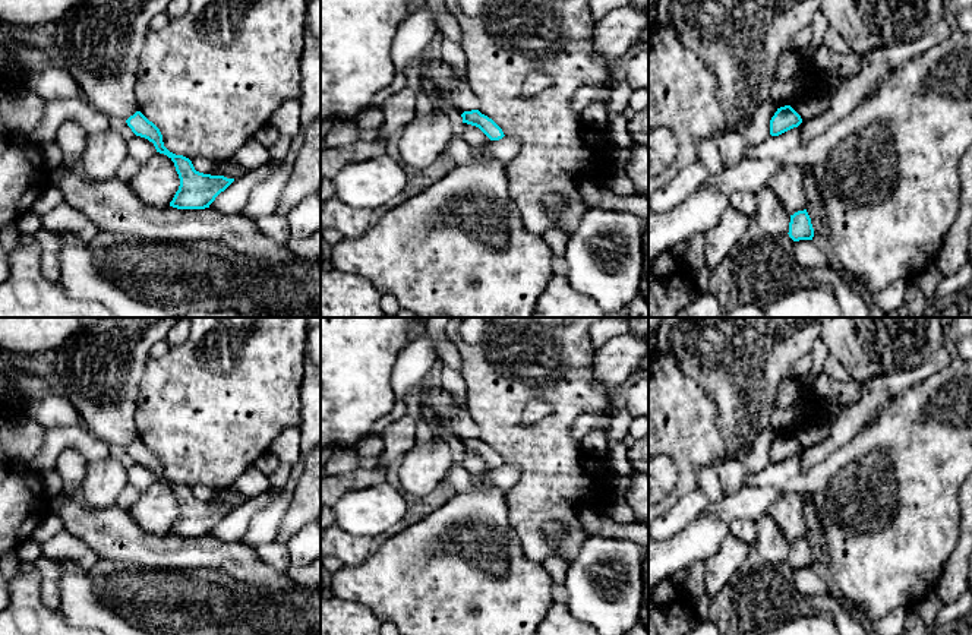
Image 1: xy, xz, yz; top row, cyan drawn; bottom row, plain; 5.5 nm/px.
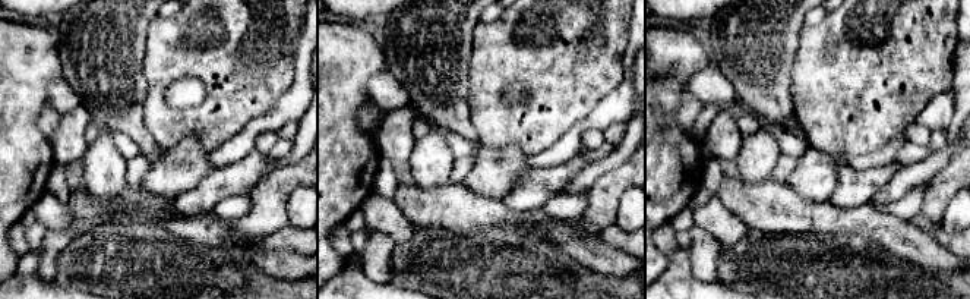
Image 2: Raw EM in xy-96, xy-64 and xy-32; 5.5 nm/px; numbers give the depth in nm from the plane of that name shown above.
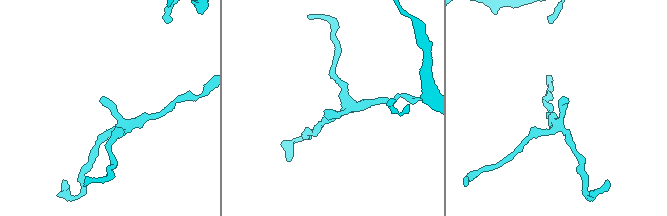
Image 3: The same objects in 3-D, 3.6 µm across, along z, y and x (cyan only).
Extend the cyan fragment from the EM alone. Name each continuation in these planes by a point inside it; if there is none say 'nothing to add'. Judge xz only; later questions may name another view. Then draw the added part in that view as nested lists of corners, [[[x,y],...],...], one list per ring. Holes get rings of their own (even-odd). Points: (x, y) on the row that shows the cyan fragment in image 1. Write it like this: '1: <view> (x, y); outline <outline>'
nothing to add

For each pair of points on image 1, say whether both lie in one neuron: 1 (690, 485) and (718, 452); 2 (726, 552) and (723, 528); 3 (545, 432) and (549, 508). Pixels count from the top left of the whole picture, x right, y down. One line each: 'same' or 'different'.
1: same
2: different
3: same

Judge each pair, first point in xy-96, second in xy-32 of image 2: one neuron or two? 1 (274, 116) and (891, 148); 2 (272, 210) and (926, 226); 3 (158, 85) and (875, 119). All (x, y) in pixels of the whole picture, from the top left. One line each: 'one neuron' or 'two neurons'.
1: one neuron
2: two neurons
3: one neuron

